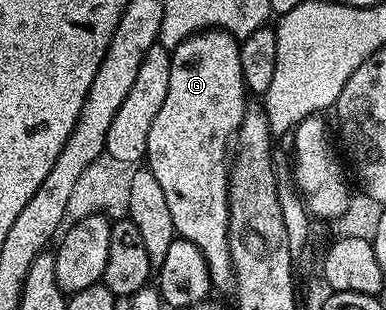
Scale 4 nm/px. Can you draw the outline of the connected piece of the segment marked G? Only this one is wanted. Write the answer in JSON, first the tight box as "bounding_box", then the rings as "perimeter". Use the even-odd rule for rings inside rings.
{"bounding_box":[145,30,247,292],"perimeter":[[[220,30],[200,31],[187,37],[177,48],[171,52],[171,82],[167,82],[167,98],[163,98],[163,106],[159,106],[159,114],[155,114],[155,122],[151,122],[151,131],[147,134],[147,150],[145,160],[150,172],[155,174],[159,186],[163,186],[163,195],[167,198],[167,207],[171,209],[171,222],[175,222],[177,236],[187,242],[195,242],[207,262],[209,271],[209,283],[214,289],[225,292],[234,287],[233,263],[231,262],[231,250],[229,249],[229,169],[231,167],[231,145],[234,143],[237,131],[247,111],[245,96],[247,89],[243,82],[243,70],[239,66],[239,50],[241,44],[236,36]]]}

